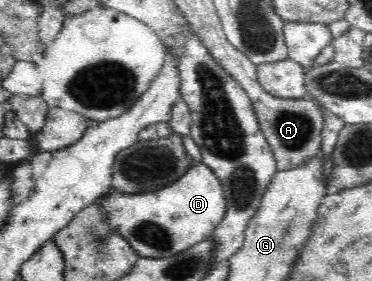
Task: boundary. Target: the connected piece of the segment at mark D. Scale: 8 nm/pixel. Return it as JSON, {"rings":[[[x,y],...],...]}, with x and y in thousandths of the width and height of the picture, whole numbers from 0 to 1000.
{"rings":[[[522,577],[476,648],[438,680],[395,694],[336,694],[301,680],[266,712],[293,751],[293,786],[358,872],[379,915],[454,918],[556,854],[610,762],[602,673],[559,591]]]}

